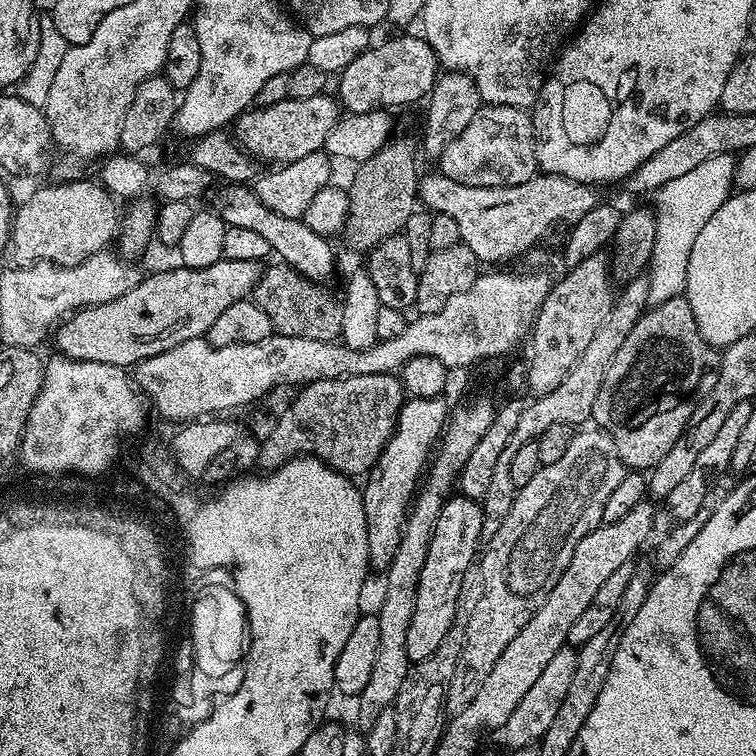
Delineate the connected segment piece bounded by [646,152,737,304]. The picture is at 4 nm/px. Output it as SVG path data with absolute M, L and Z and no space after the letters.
M733 153L714 154L696 169L666 182L666 186L662 186L654 194L658 234L654 238L652 263L646 272L650 286L648 298L652 304L661 304L683 293L686 286L686 266L690 266L690 249L694 247L702 226L706 226L706 222L714 218L714 210L718 210L718 206L722 206L722 202L733 195L736 162L737 157Z

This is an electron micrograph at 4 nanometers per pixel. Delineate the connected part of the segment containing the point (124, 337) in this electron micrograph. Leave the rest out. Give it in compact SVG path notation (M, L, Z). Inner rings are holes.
M222 259L214 262L214 266L186 268L175 266L165 272L156 272L153 276L145 275L134 286L134 290L126 290L122 298L114 298L114 302L102 302L98 306L80 308L72 313L55 329L55 351L61 356L72 356L75 360L90 362L110 362L119 368L131 369L148 356L170 350L187 340L199 340L207 337L210 326L234 302L249 299L255 293L262 271L261 261L238 262Z

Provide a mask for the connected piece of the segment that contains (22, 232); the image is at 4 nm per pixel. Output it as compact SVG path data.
M68 180L65 184L48 184L40 188L24 205L15 209L12 218L12 235L10 249L17 256L17 261L25 265L43 262L74 266L94 254L105 251L108 244L118 236L118 212L116 216L117 197L113 196L103 184L92 180Z

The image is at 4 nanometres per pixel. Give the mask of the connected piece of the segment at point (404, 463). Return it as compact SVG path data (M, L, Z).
M414 396L405 399L390 442L386 442L378 462L363 481L362 495L368 526L368 563L373 569L386 570L390 562L394 562L394 554L398 554L398 542L402 542L404 524L408 520L414 497L429 467L430 457L449 422L450 407L446 401L444 396Z

